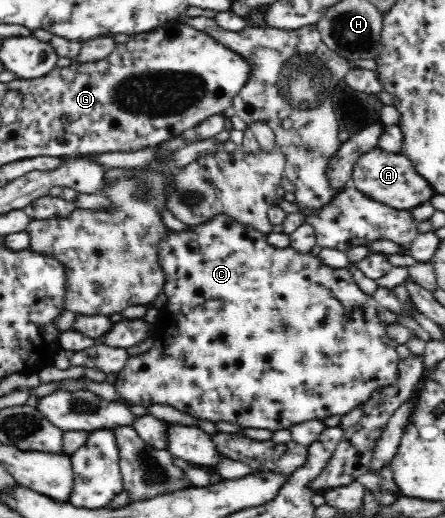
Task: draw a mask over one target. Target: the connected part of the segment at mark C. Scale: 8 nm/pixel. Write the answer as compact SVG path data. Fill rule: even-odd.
M218 214L208 222L196 224L186 230L169 229L168 234L160 238L160 242L156 244L156 253L158 253L159 267L164 273L162 293L166 297L163 307L166 315L161 318L158 330L152 335L154 344L148 348L148 352L129 355L124 368L117 374L114 388L119 398L116 401L124 403L127 408L139 404L146 408L152 404L166 404L180 412L190 414L198 421L204 420L215 424L229 422L244 429L277 431L290 429L304 422L316 420L323 422L334 416L345 416L357 407L363 407L376 389L392 386L398 380L401 359L396 353L396 347L399 344L387 335L387 326L396 323L399 314L384 308L373 295L364 293L358 287L348 267L330 267L322 263L318 256L298 252L291 246L276 248L267 241L266 233L244 226L226 214Z

